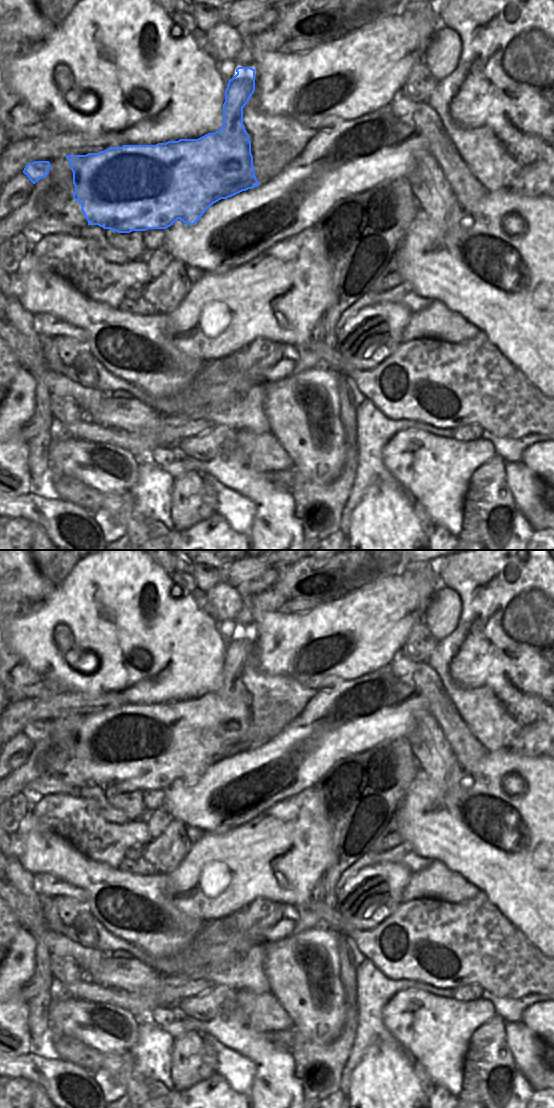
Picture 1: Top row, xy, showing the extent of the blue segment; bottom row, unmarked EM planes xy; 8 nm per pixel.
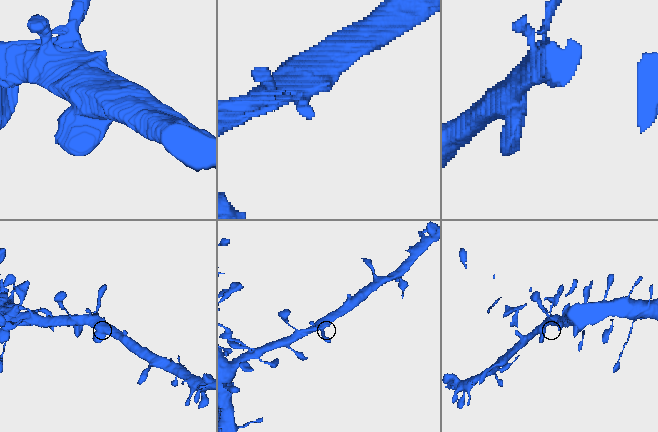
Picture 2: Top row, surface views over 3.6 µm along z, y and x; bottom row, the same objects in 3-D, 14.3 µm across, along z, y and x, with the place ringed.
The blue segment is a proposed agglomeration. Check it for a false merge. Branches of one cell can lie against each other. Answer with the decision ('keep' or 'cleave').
keep

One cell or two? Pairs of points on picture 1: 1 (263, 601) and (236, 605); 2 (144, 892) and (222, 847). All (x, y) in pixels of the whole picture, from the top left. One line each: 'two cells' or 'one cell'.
1: two cells
2: two cells

